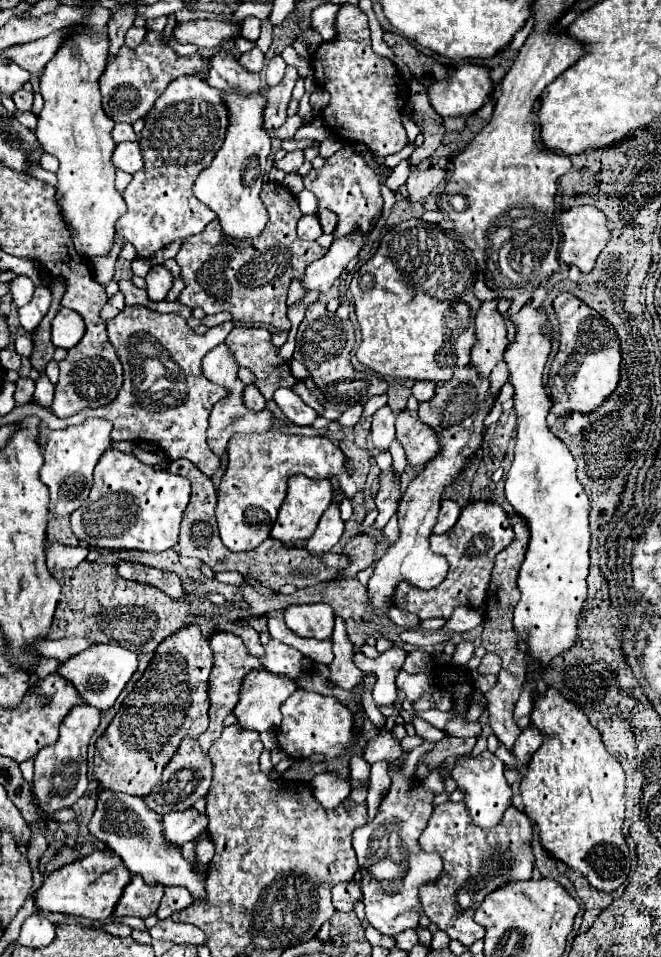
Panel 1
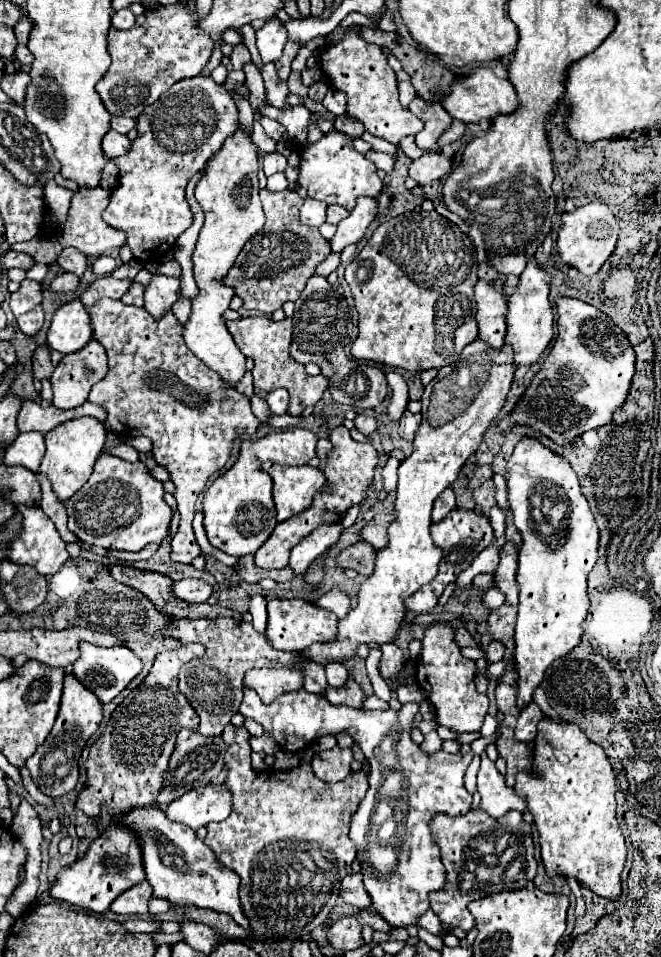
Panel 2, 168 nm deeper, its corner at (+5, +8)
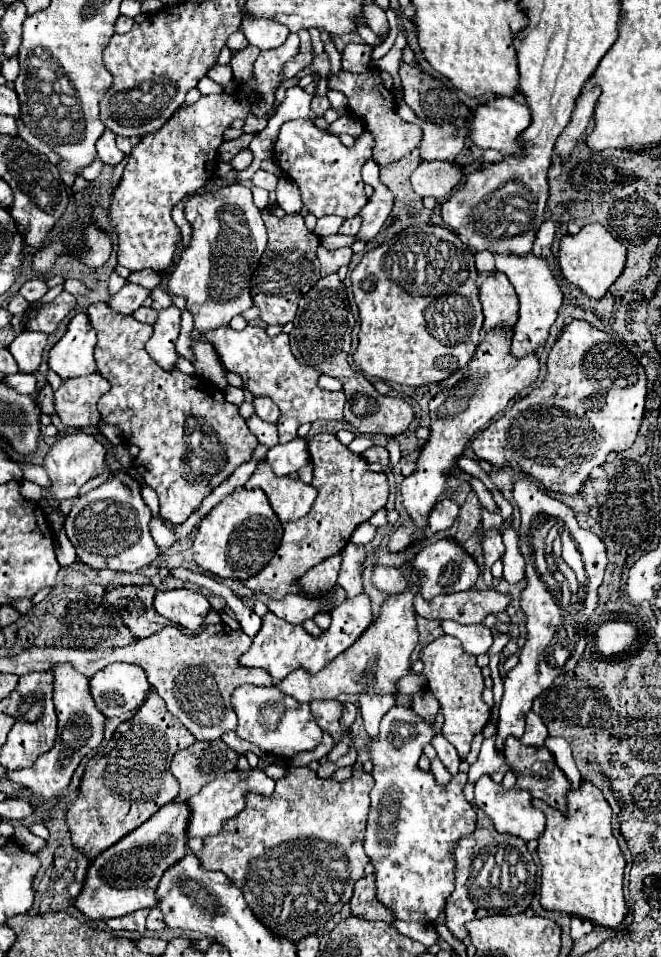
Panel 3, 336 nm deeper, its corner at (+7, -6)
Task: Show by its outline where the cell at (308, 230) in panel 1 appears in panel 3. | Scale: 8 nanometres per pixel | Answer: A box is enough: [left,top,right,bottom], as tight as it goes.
[314,216,344,238]

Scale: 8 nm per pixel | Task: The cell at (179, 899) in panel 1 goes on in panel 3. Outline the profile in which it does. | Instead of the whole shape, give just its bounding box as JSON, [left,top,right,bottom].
[146,908,166,930]

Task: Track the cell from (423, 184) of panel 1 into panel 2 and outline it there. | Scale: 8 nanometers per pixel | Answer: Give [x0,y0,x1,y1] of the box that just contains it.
[410,152,452,184]

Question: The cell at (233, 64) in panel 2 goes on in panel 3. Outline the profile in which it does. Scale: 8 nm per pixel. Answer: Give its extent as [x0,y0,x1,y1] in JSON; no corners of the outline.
[208,64,232,86]

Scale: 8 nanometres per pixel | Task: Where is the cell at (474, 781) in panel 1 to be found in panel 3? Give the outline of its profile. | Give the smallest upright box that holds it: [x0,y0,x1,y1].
[476,774,546,840]

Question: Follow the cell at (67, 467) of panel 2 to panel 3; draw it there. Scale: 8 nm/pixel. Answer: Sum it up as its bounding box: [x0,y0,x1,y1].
[44,432,106,502]

